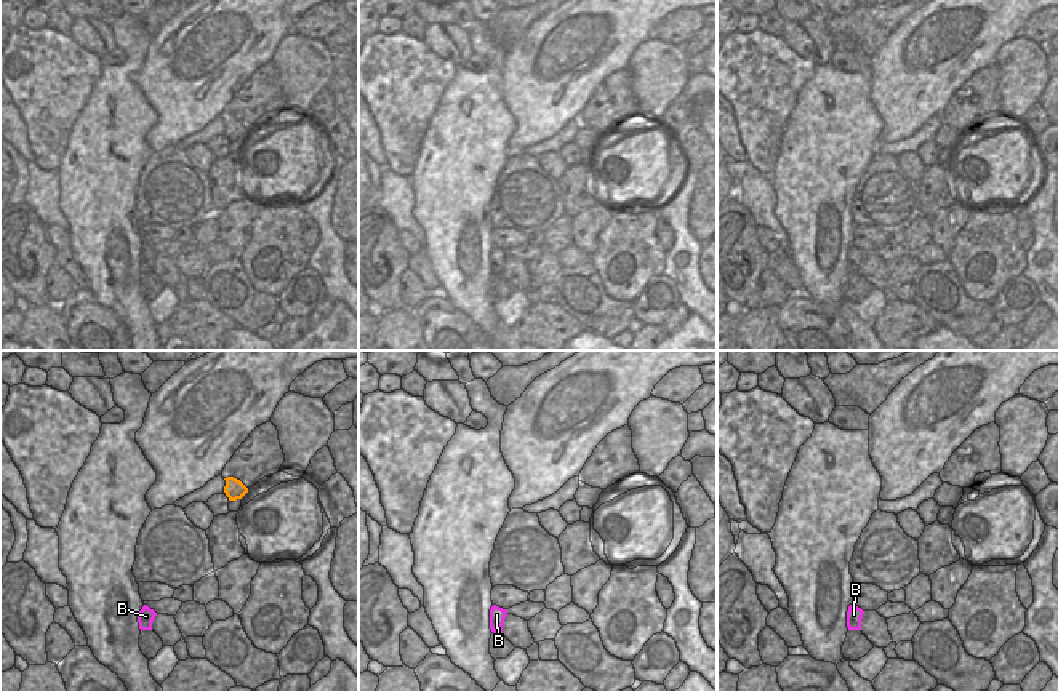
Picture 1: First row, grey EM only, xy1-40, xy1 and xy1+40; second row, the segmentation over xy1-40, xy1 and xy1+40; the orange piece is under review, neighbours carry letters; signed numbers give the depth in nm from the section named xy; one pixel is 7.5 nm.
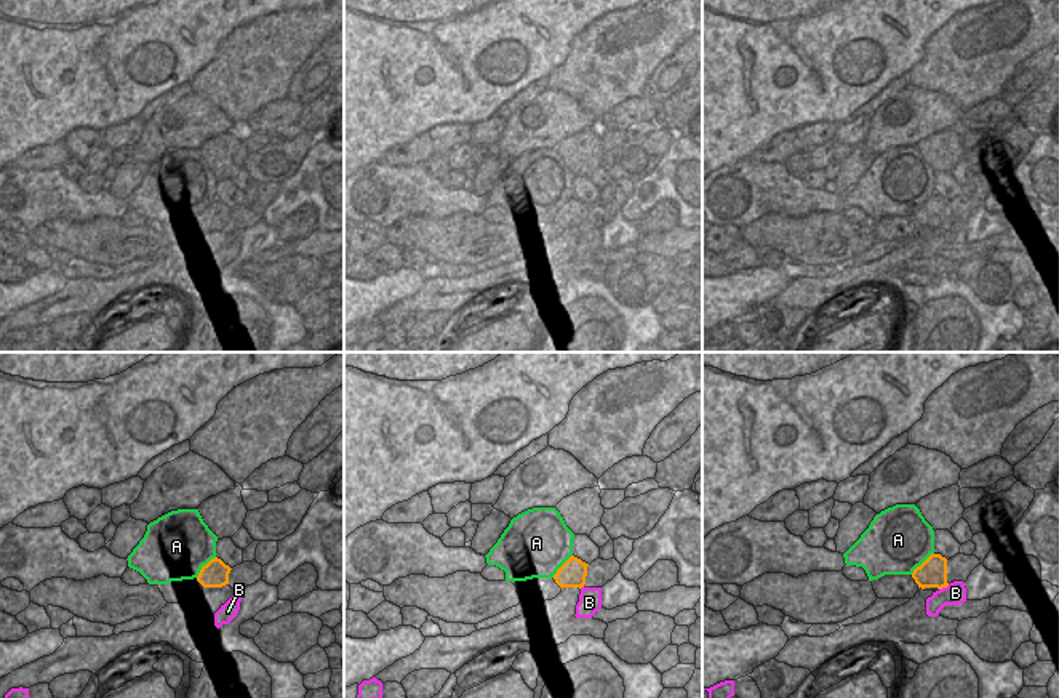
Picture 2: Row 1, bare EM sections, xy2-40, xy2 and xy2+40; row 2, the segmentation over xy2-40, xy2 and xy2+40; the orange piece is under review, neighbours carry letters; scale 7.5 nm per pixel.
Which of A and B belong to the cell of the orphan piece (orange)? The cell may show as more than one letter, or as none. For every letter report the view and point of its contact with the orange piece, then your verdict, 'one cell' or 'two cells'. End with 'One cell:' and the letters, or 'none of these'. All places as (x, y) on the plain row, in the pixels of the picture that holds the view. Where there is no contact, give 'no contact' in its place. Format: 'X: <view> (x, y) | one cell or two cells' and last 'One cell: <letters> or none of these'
A: xy2-40 (203, 207) | two cells
B: xy2+40 (944, 228) | two cells
One cell: none of these

